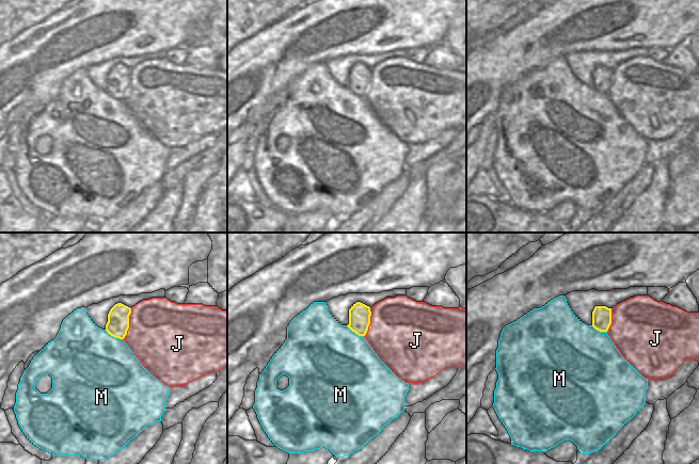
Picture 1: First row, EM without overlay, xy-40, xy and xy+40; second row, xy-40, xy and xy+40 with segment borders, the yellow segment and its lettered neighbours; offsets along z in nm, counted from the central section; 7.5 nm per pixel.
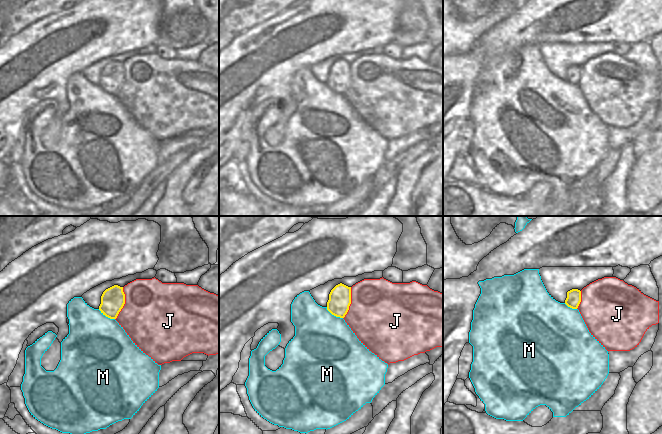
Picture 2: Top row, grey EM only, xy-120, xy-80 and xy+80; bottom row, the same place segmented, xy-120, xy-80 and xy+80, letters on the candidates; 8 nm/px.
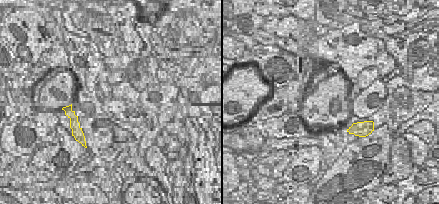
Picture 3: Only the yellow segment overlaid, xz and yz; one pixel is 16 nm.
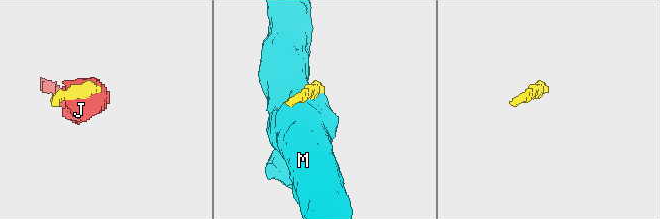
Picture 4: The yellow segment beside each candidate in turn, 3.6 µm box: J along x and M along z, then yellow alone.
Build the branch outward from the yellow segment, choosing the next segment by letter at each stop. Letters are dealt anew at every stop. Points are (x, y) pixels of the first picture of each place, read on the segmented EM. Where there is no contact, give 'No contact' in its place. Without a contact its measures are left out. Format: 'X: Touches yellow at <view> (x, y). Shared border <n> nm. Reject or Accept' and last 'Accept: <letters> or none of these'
J: Touches yellow at xy-40 (128, 324). Shared border 240 nm. Reject
M: Touches yellow at xy-40 (113, 336). Shared border 150 nm. Reject
Accept: none of these.

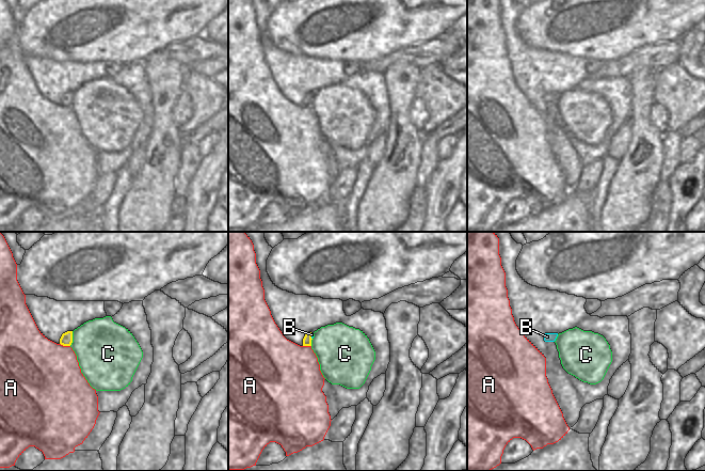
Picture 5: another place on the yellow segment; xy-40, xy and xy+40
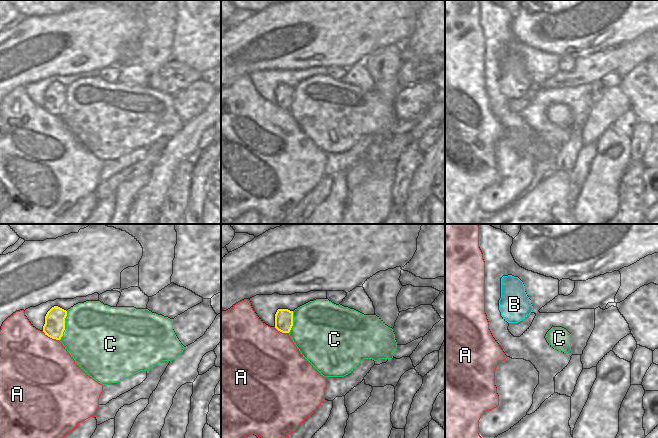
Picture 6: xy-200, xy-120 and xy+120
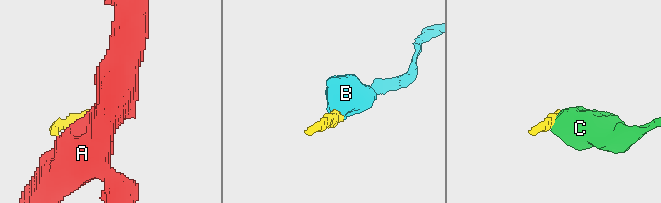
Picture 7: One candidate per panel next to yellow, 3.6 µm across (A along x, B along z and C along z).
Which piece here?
A: Touches yellow at xy-40 (65, 345). Shared border 80 nm. Reject
B: Touches yellow at xy (310, 336). Shared border 50 nm. Accept
C: Touches yellow at xy-40 (71, 339). Shared border 110 nm. Reject
Accept: B.

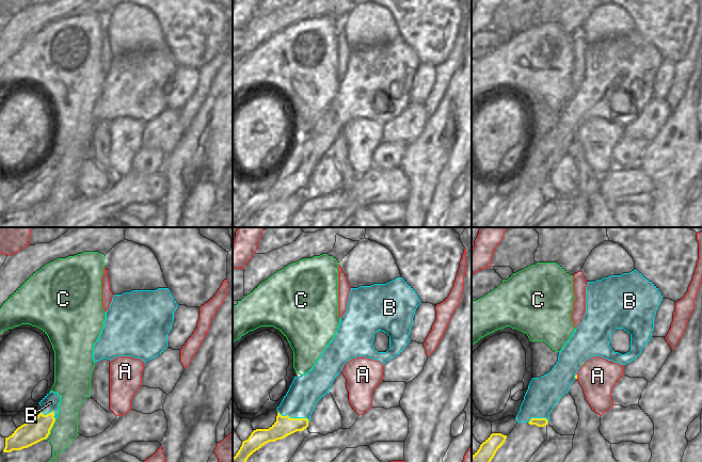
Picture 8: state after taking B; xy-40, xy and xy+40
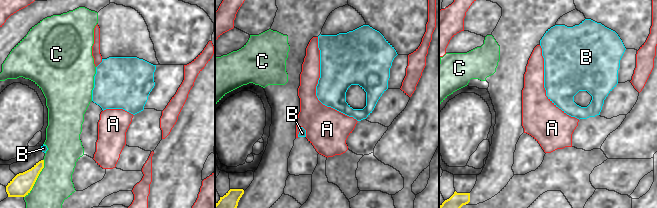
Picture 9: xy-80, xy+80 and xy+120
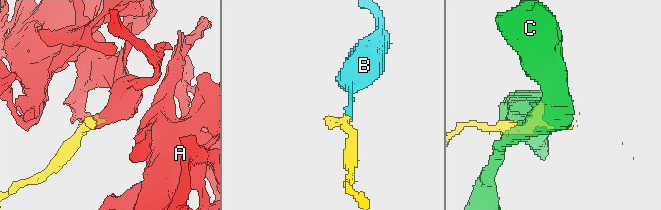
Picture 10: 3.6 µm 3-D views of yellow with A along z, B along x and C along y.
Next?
A: Touches yellow at xy+40 (576, 377). Shared border 50 nm. Reject
B: Touches yellow at xy (293, 418). Shared border 260 nm. Accept
C: Touches yellow at xy-40 (50, 429). Shared border 180 nm. Reject
Accept: B.

